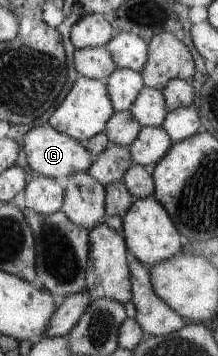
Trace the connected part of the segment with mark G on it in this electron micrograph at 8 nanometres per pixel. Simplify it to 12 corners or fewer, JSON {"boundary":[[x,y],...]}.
{"boundary":[[47,122],[25,134],[32,170],[54,179],[88,172],[84,142]]}

